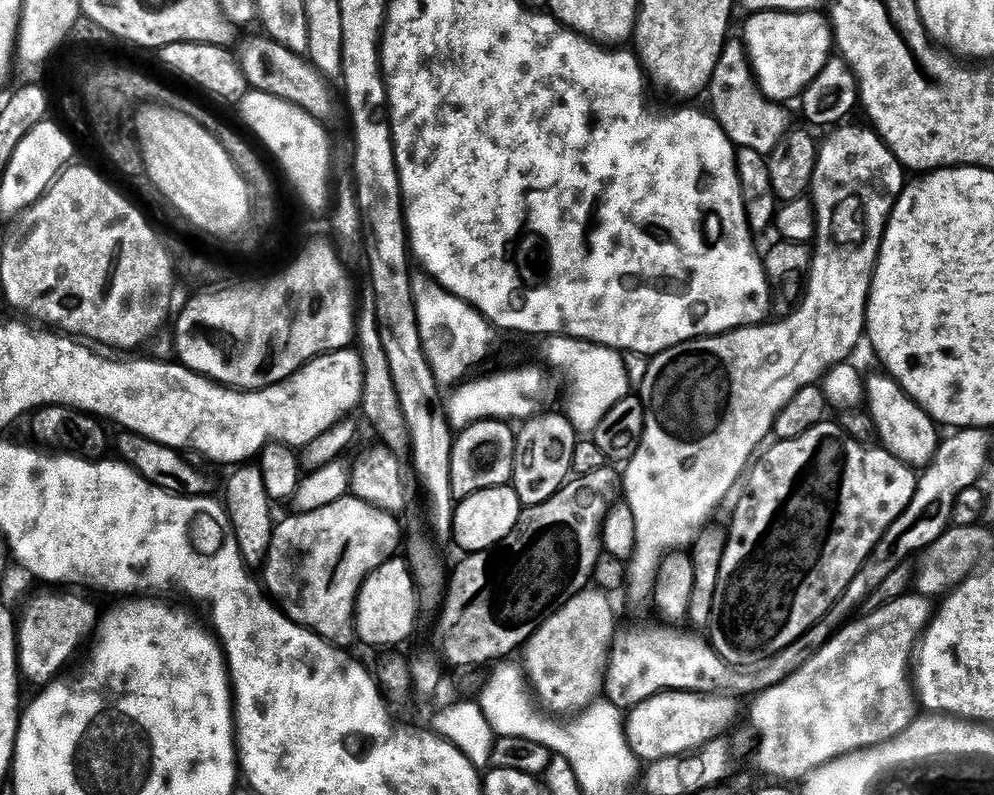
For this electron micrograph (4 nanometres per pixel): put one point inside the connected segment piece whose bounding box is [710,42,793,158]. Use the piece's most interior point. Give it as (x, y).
(752, 121)

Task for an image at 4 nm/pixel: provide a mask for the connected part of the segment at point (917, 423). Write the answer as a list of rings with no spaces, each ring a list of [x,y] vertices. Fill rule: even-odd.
[[[887,374],[869,375],[866,380],[866,412],[872,418],[875,435],[880,436],[879,443],[902,463],[913,470],[923,470],[936,457],[936,449],[942,439],[935,420],[926,409],[921,408],[902,391],[900,385]]]

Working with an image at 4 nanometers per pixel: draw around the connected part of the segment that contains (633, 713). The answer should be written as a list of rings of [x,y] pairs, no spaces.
[[[662,692],[631,709],[626,716],[625,734],[638,759],[649,764],[662,758],[687,755],[719,737],[738,716],[737,697],[730,694]]]

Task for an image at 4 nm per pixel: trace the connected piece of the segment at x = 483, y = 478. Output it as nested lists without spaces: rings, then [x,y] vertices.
[[[480,420],[470,424],[453,439],[450,462],[450,486],[457,501],[466,499],[478,490],[494,486],[511,485],[514,458],[516,457],[516,432],[511,423],[502,420]]]

